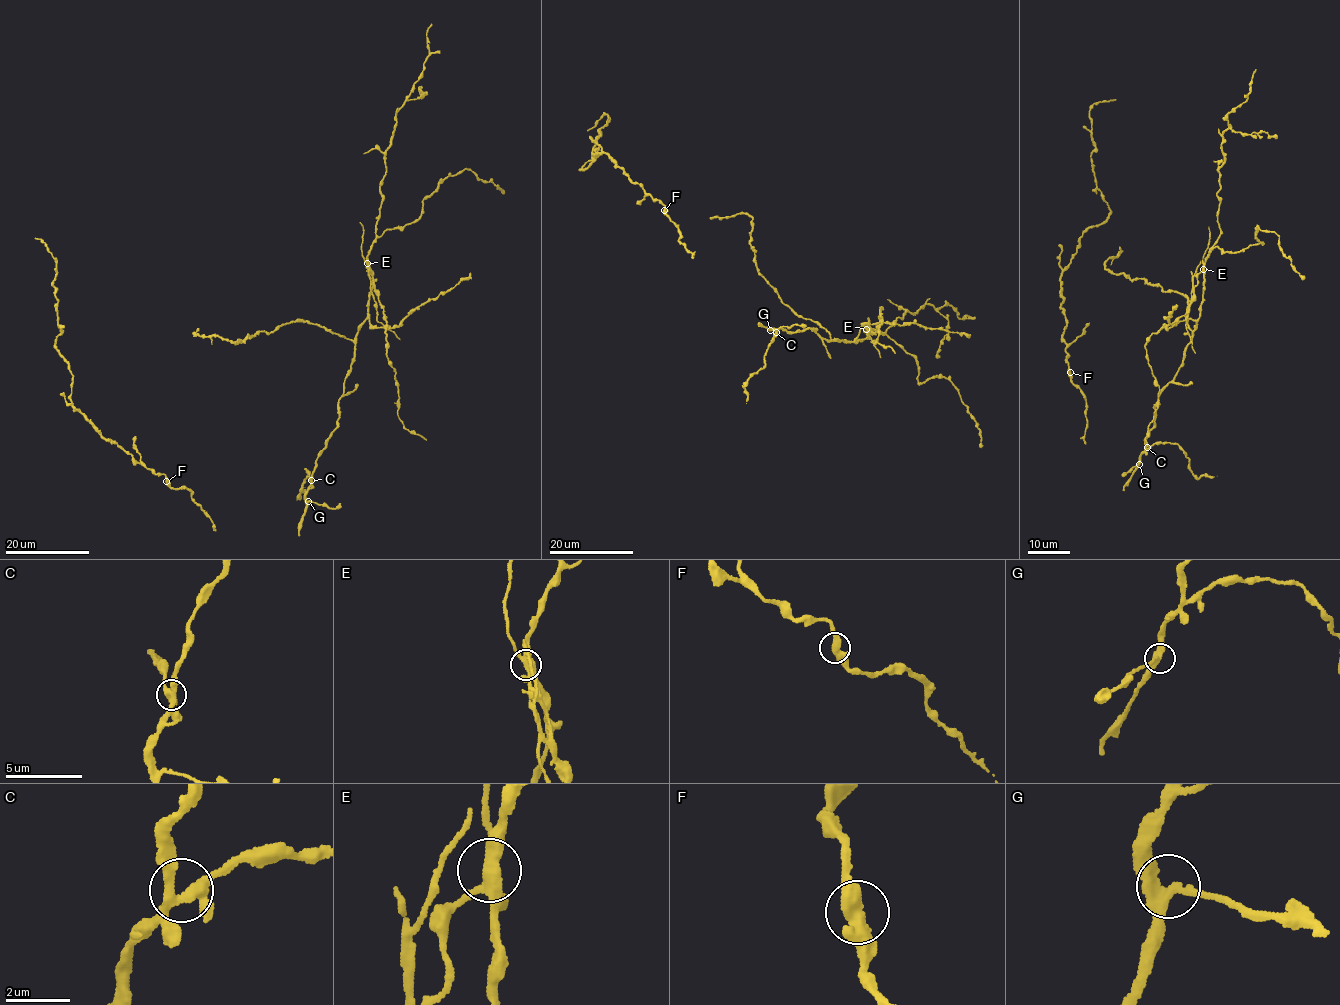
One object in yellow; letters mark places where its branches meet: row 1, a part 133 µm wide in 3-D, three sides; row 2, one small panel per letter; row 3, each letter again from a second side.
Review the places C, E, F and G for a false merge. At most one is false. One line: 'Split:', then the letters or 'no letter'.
Split: E

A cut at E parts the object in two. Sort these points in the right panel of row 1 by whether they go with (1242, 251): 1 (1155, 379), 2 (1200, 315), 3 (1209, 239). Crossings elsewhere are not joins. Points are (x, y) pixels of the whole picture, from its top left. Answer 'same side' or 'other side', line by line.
1: other side
2: same side
3: other side

